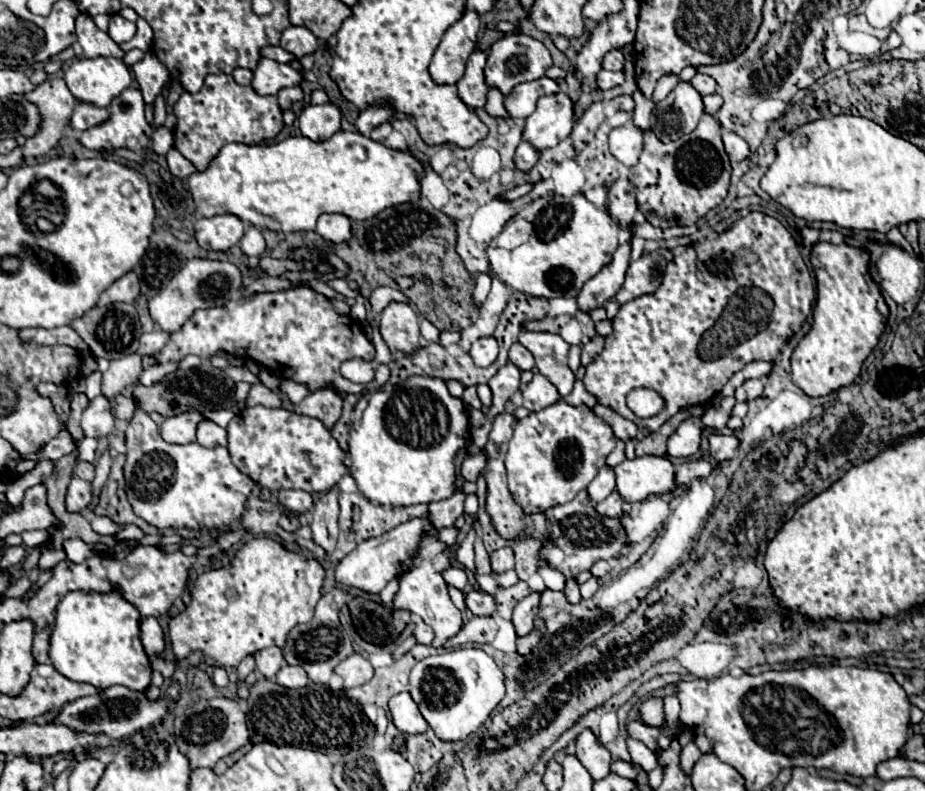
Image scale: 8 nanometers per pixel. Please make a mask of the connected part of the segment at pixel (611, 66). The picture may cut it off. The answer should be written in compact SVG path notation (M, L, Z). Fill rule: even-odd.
M610 50L610 52L604 56L602 68L604 68L604 70L622 70L622 68L624 68L624 56L622 56L622 52L620 52L620 50Z

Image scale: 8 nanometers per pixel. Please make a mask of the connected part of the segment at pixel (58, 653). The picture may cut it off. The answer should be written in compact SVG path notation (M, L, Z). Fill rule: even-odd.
M70 592L62 598L50 638L50 662L68 680L86 682L100 690L114 684L146 690L152 678L140 642L140 614L118 592Z

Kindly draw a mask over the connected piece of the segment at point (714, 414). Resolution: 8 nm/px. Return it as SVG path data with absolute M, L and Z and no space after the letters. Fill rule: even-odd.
M726 398L724 402L718 402L716 406L712 406L704 416L702 416L702 422L704 426L708 428L716 428L716 430L722 430L732 414L732 408L734 408L736 400L734 398Z

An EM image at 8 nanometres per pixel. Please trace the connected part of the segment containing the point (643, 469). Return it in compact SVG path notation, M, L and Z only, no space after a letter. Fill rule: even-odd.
M640 456L616 466L616 488L628 502L642 502L648 496L676 490L674 464L668 458Z

